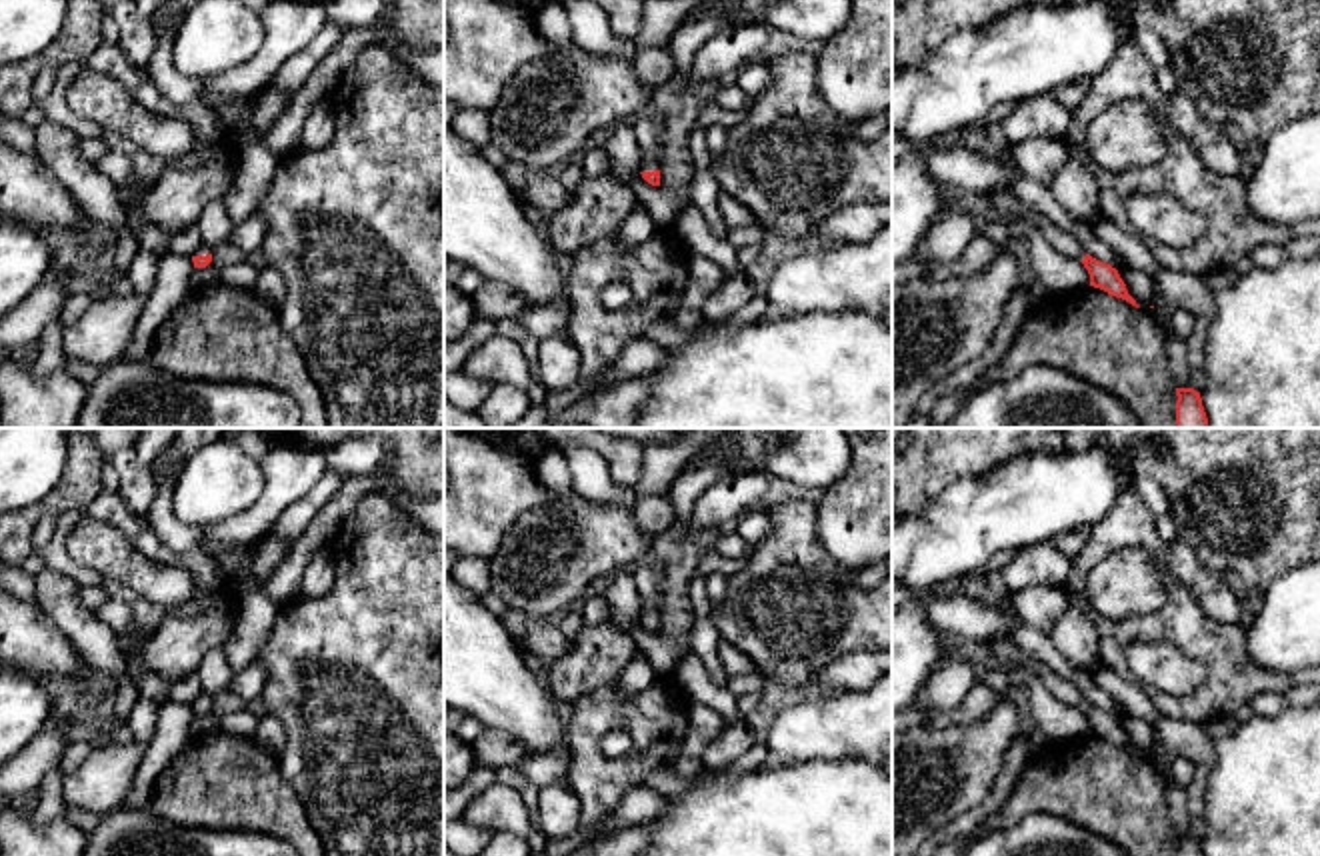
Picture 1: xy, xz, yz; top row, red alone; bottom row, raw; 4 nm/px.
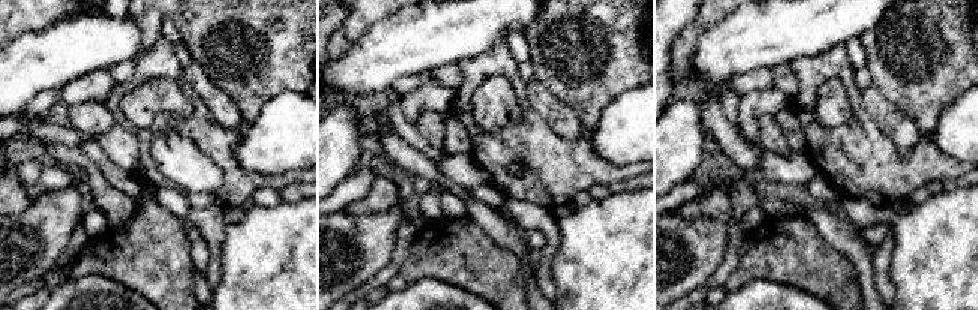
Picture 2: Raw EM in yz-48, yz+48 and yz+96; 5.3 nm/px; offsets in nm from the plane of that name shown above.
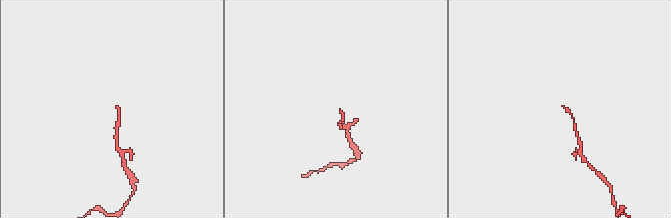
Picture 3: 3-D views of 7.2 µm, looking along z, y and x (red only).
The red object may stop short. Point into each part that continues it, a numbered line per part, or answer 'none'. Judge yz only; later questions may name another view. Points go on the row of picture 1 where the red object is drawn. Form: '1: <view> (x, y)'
1: yz (1008, 206)

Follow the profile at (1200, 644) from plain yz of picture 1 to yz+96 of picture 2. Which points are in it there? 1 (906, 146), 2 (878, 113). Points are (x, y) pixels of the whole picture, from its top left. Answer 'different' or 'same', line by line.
1: different
2: different

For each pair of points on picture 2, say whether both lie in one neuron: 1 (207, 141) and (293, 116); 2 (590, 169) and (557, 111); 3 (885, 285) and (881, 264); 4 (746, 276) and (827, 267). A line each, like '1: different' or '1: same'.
1: different
2: different
3: same
4: same

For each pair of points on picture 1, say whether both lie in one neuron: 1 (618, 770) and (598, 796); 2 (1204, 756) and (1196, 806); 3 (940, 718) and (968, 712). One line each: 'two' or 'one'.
1: one
2: one
3: one

